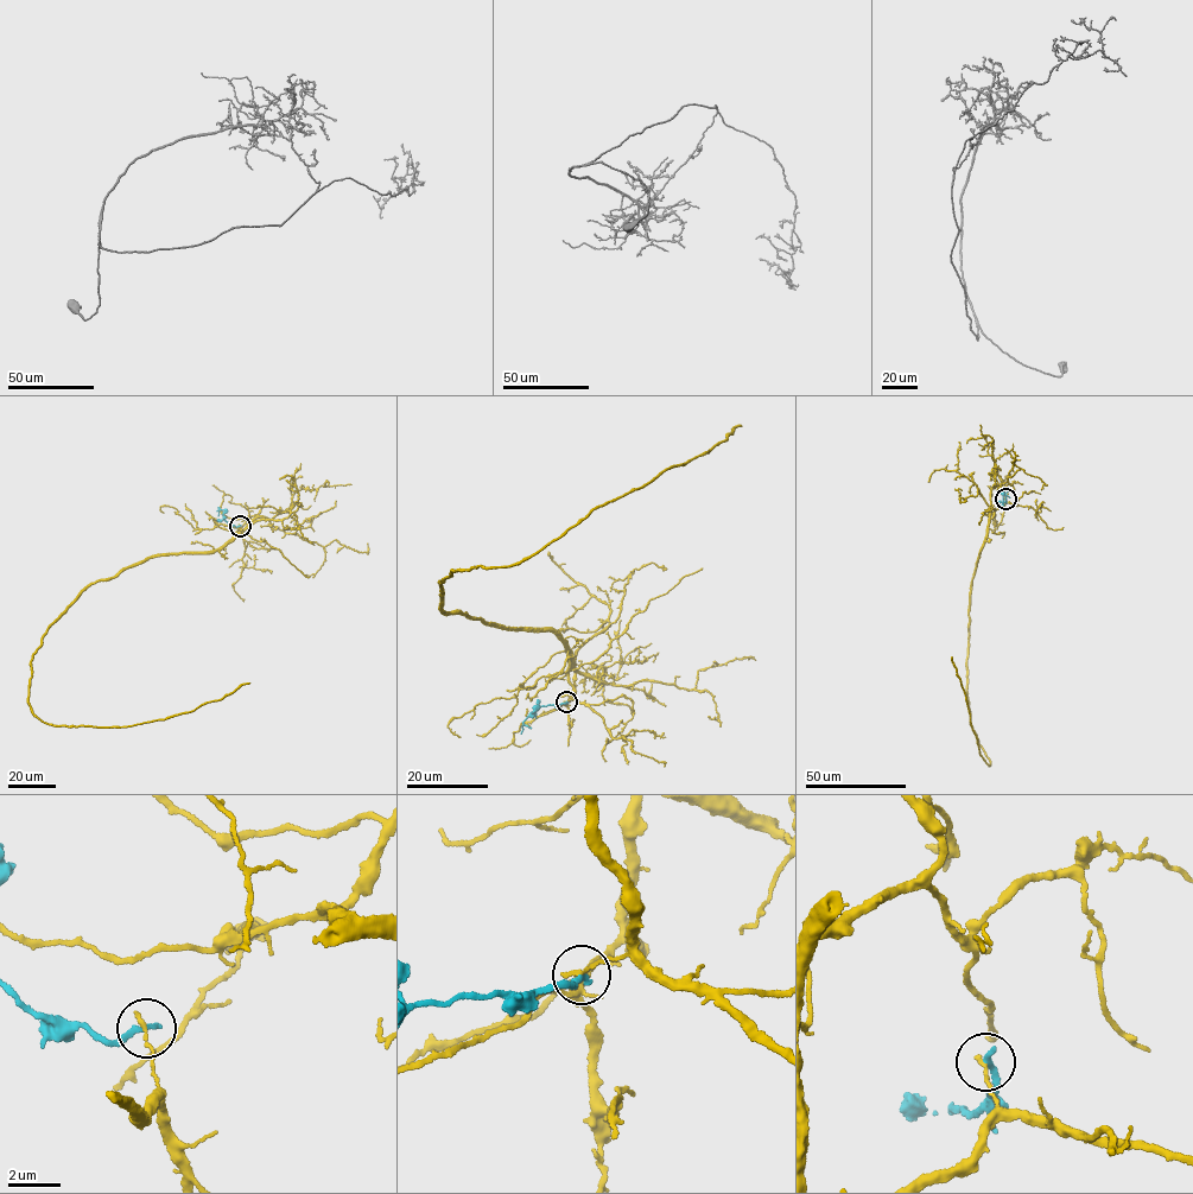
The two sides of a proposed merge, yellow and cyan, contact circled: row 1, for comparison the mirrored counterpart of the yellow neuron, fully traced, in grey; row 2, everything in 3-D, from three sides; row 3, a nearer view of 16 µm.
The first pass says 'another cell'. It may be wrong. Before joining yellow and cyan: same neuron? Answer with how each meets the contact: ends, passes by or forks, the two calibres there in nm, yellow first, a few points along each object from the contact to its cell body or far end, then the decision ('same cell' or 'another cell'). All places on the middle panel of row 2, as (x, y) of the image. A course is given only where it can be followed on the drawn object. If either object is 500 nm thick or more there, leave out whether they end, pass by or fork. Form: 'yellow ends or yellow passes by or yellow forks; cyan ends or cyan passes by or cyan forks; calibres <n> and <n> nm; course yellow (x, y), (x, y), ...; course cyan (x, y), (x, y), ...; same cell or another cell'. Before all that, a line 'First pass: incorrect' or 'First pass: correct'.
First pass: correct
yellow ends; cyan ends; calibres 160 and 280 nm; course yellow (566, 702), (575, 697), (562, 639), (444, 613), (440, 584), (452, 570), (525, 559), (741, 426); course cyan (566, 702), (539, 707), (524, 722), (521, 734); another cell

